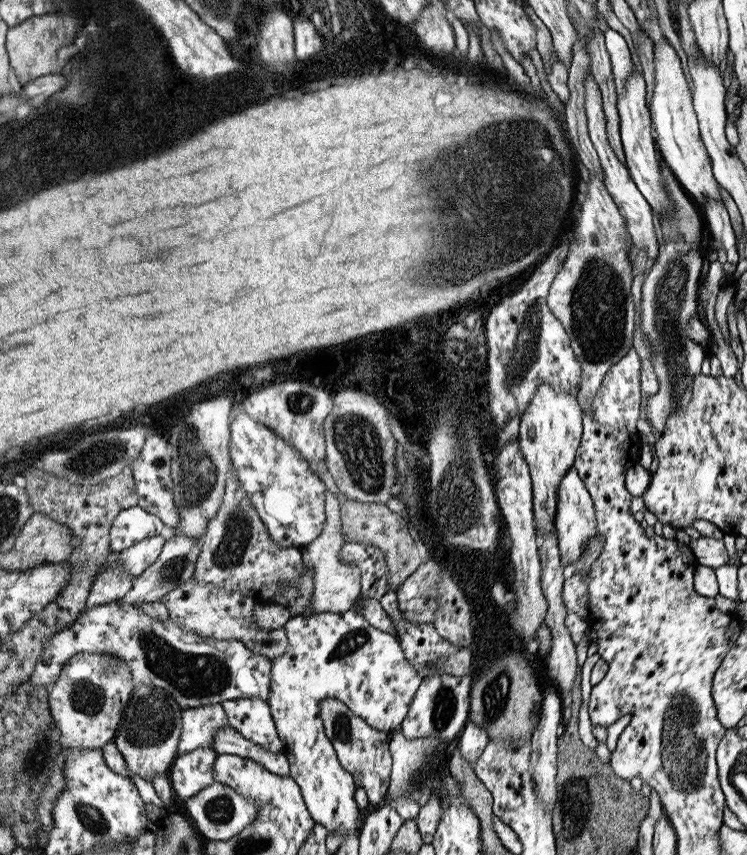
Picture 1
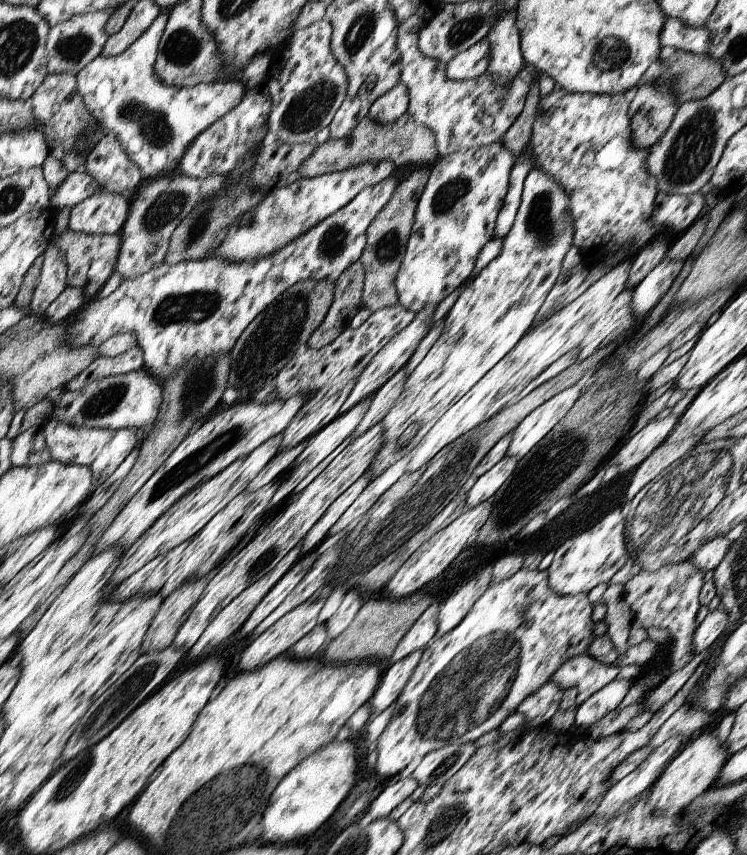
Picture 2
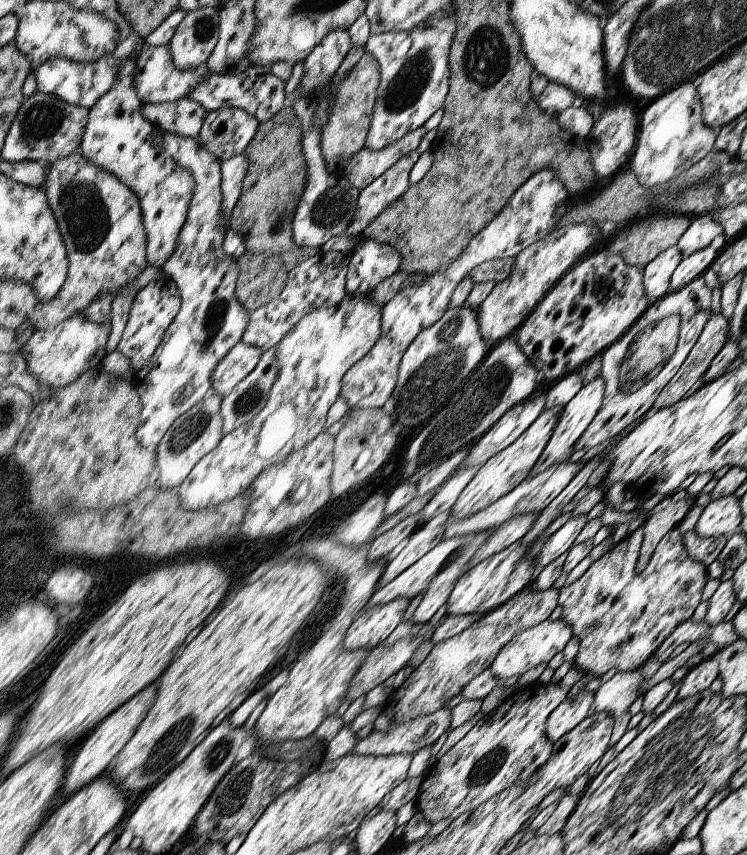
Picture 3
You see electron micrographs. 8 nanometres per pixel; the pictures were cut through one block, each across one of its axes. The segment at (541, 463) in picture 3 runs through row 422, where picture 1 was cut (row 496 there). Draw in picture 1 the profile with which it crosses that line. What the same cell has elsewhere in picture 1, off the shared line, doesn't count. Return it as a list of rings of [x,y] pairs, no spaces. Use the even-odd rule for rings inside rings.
[[[569,468],[565,478],[561,480],[561,486],[557,490],[557,514],[555,514],[555,536],[557,536],[557,548],[559,548],[559,560],[565,570],[571,570],[571,566],[581,558],[581,554],[587,548],[587,542],[597,536],[597,522],[595,522],[595,508],[591,502],[591,494],[585,490],[581,478],[577,476],[575,468]]]

